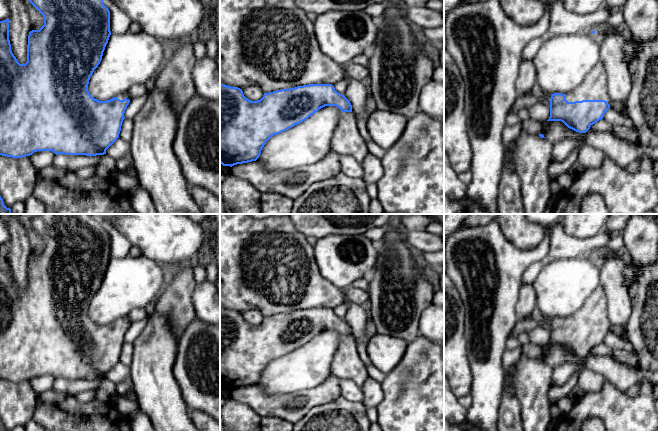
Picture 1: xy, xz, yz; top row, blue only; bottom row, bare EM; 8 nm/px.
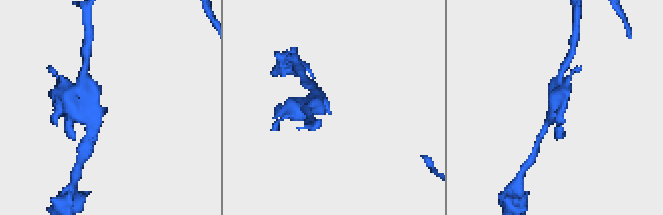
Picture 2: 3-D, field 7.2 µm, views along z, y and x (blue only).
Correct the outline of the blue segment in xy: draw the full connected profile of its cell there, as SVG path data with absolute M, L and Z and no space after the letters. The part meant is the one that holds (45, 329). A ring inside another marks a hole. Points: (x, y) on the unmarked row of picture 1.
M37 214L28 222L30 227L42 238L44 249L39 254L29 256L27 286L25 288L20 288L11 275L9 243L0 245L0 379L22 382L30 380L37 375L52 375L56 379L104 379L106 374L119 362L121 350L125 343L124 337L130 324L126 322L126 317L121 317L110 324L99 325L93 322L88 315L90 301L100 288L111 259L110 235L103 228L103 220L90 214Z

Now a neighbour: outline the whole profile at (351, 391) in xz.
M342 378L340 379L341 396L353 403L363 402L363 391L352 380Z

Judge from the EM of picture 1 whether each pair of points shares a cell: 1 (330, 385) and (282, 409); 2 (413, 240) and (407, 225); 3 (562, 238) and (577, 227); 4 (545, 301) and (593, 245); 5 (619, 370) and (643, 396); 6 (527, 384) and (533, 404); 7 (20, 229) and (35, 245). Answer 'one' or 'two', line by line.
1: one
2: two
3: two
4: two
5: two
6: one
7: two

